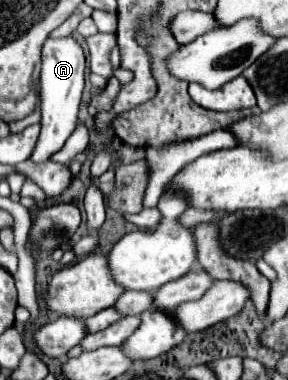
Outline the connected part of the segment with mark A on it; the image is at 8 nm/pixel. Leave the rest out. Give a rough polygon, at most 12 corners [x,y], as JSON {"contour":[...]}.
{"contour":[[42,49],[42,131],[30,161],[58,153],[78,125],[84,51]]}

